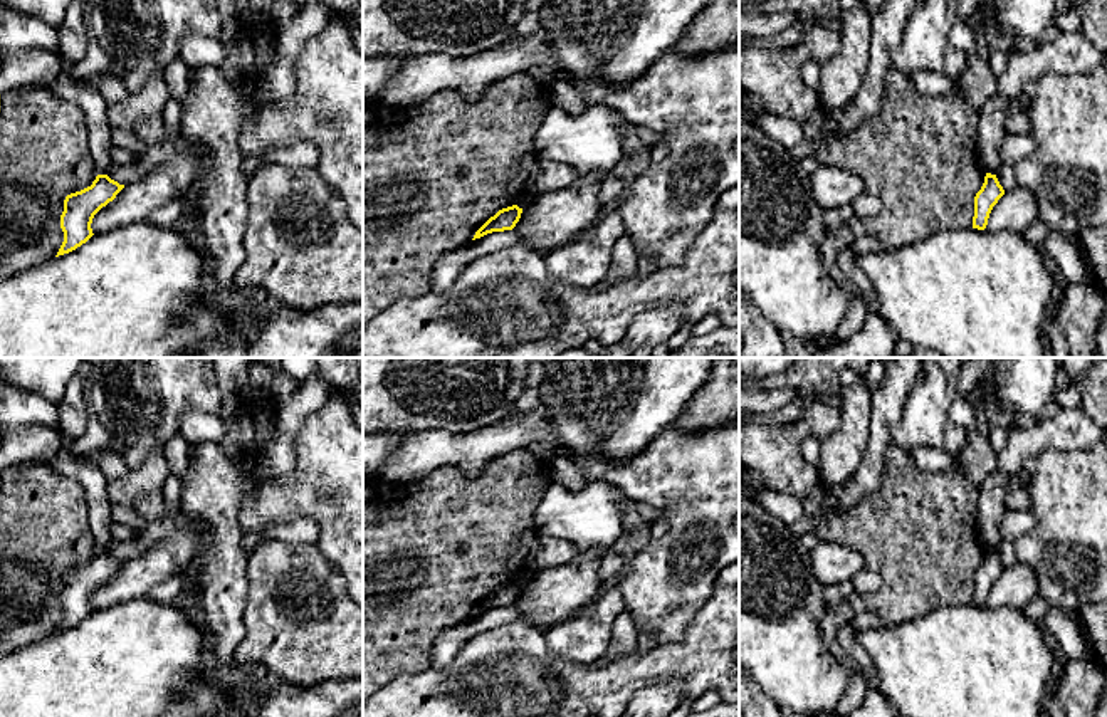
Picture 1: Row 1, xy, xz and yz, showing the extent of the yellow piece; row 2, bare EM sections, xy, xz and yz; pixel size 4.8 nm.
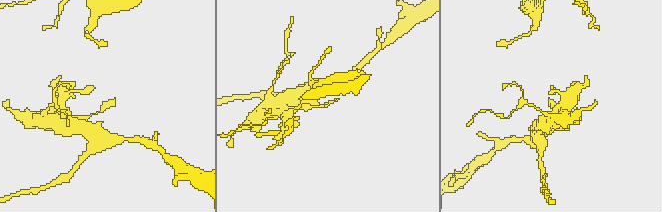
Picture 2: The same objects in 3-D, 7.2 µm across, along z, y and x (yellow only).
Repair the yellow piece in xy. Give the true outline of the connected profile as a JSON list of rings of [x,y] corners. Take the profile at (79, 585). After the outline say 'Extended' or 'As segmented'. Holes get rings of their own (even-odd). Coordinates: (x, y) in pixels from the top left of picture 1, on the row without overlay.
[[[97,551],[91,563],[66,573],[60,591],[64,618],[55,633],[76,626],[94,611],[91,604],[94,591],[113,578],[123,564],[124,561],[108,551]]]. As segmented

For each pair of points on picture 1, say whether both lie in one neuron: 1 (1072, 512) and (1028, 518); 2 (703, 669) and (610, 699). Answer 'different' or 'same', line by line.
1: different
2: same

